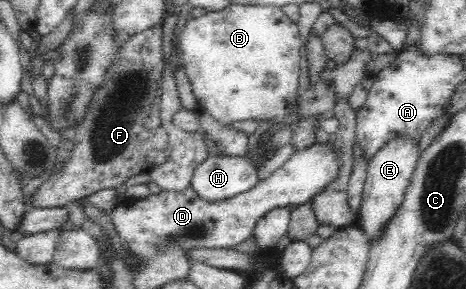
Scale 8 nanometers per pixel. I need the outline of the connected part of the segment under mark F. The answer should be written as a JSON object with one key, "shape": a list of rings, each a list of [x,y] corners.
{"shape":[[[162,24],[156,25],[155,27],[146,29],[141,33],[129,36],[127,41],[122,43],[122,47],[116,51],[112,63],[108,65],[108,69],[104,72],[104,81],[98,89],[94,89],[92,93],[92,99],[88,102],[84,115],[80,118],[77,123],[77,129],[75,131],[75,137],[73,138],[75,144],[74,149],[71,150],[70,158],[63,164],[64,167],[57,169],[45,182],[43,182],[35,191],[30,195],[29,201],[27,202],[27,209],[46,209],[51,207],[62,207],[68,206],[71,202],[76,201],[80,198],[86,198],[98,190],[103,189],[114,189],[121,183],[124,183],[129,177],[134,175],[140,175],[140,173],[149,173],[150,170],[155,169],[168,161],[171,155],[170,143],[168,142],[167,130],[162,126],[160,117],[160,103],[163,95],[163,78],[162,69],[164,67],[163,52],[162,52]]]}

